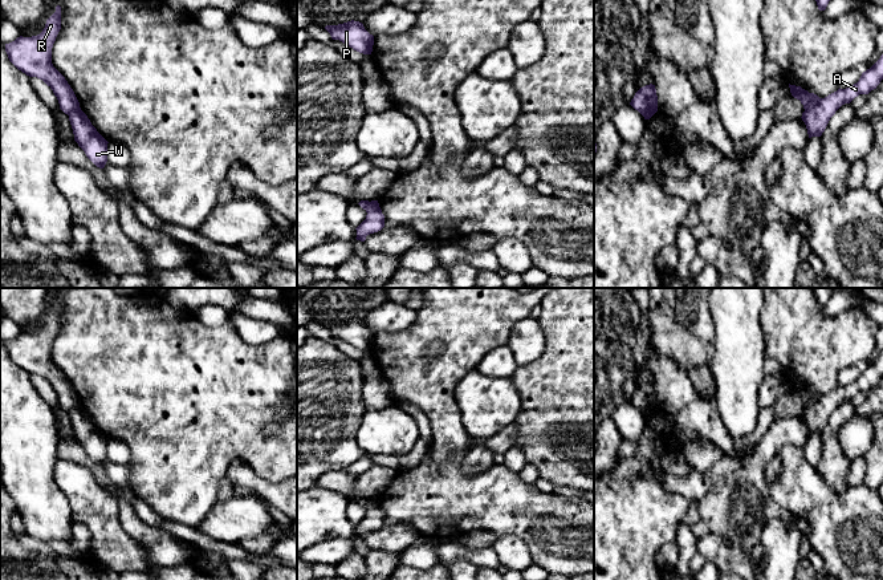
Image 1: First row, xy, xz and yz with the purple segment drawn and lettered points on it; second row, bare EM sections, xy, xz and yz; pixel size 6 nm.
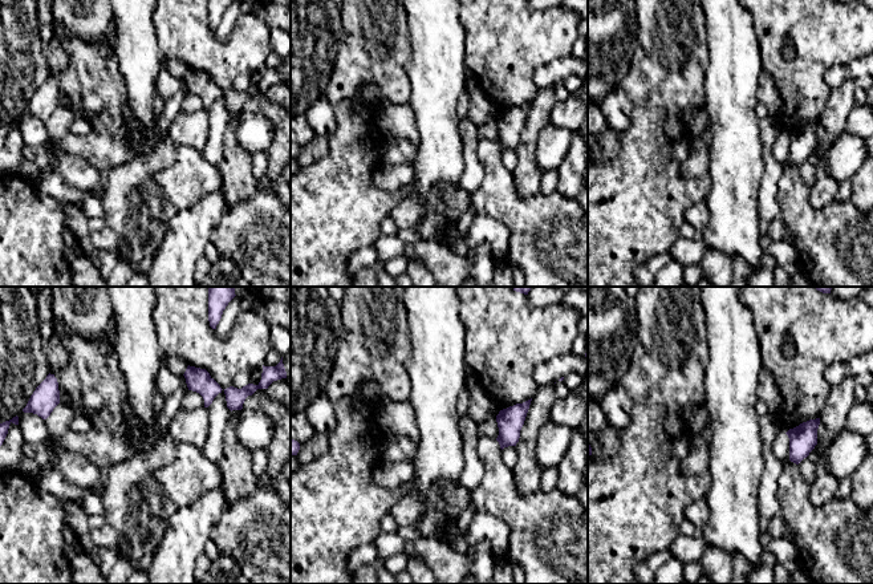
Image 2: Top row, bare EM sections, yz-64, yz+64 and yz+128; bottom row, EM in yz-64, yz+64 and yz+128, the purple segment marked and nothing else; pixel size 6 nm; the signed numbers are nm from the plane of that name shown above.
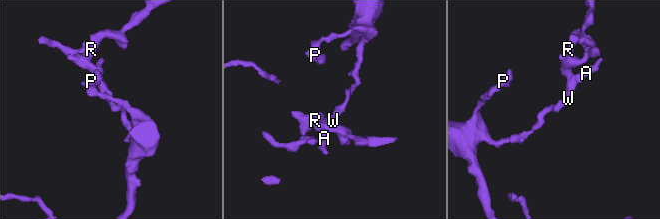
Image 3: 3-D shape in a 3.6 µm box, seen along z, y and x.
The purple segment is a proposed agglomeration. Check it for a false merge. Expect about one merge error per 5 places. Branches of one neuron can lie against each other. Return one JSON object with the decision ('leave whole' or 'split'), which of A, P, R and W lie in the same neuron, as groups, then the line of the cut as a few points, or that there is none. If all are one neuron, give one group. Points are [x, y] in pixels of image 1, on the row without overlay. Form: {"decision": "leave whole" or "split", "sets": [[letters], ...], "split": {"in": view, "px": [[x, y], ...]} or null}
{"decision": "split", "sets": [["A", "P", "W"], ["R"]], "split": {"in": "yz", "px": [[821, 396], [814, 404], [805, 408]]}}

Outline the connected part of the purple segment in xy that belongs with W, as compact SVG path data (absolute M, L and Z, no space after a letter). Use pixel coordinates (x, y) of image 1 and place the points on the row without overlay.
M81 405L72 407L68 413L74 438L97 465L103 466L107 459L109 439L97 429Z

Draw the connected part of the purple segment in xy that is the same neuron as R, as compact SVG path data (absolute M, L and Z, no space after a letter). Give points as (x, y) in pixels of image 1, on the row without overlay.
M61 304L46 317L45 325L37 333L17 334L5 341L9 358L29 374L42 377L58 397L60 406L69 411L80 405L80 399L65 377L52 361L52 345L61 326Z

